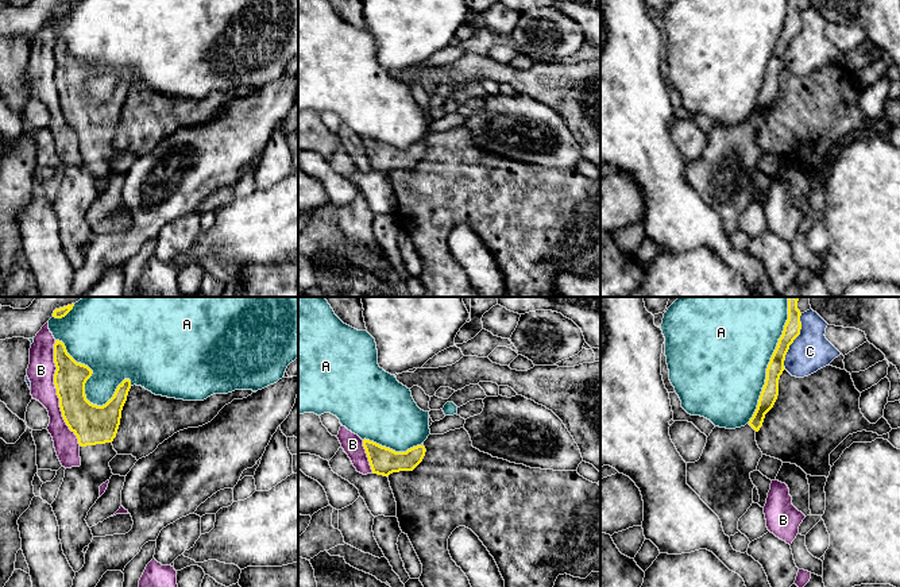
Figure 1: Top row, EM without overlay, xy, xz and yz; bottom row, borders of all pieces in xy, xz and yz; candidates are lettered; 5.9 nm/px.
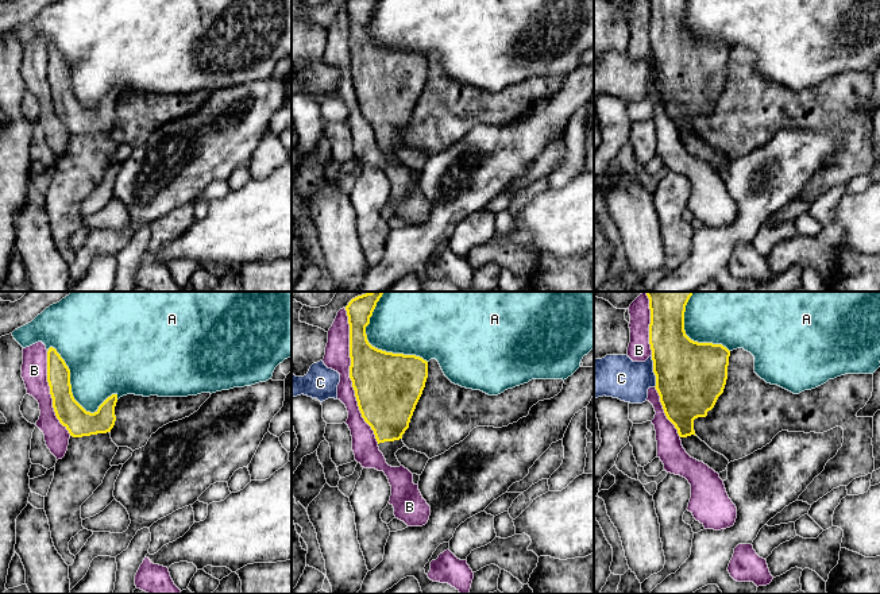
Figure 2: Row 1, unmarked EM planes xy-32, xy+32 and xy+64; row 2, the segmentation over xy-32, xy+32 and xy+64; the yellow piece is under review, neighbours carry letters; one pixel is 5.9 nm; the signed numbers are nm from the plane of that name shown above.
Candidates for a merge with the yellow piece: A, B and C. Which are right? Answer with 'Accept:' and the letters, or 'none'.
Accept: none

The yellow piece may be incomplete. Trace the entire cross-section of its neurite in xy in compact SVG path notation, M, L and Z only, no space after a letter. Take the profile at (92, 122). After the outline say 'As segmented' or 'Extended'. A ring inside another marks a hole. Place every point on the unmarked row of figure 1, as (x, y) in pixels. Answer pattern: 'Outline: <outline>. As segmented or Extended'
Outline: M62 39L54 42L54 82L62 115L80 142L81 163L65 167L65 175L51 201L59 224L63 252L74 270L85 262L85 244L93 237L85 216L100 194L100 184L111 177L109 159L117 152L112 139L116 135L121 108L131 86L124 77L113 94L103 104L90 101L85 81L93 69L77 61Z. Extended

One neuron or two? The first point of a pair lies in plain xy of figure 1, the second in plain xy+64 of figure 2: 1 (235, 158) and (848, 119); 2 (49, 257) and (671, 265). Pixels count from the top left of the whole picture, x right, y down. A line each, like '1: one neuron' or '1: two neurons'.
1: two neurons
2: two neurons

